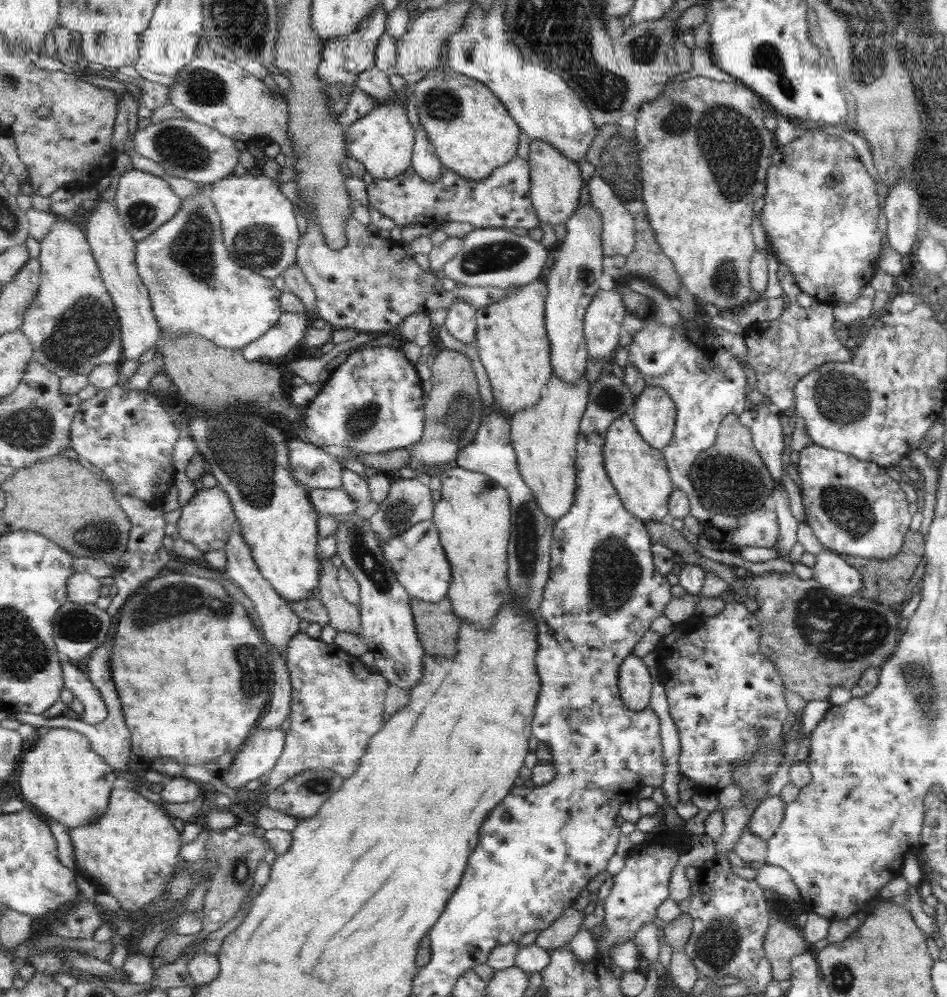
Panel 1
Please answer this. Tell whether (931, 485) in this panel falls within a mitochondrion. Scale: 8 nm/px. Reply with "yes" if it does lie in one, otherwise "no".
no

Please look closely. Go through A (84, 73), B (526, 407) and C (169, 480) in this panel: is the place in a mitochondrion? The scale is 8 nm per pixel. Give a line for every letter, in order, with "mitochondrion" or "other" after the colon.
A: other
B: other
C: other

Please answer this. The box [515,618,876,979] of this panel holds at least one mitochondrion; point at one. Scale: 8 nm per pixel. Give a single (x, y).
(716, 946)

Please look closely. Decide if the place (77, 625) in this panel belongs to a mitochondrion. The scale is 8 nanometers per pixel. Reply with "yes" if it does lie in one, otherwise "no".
yes

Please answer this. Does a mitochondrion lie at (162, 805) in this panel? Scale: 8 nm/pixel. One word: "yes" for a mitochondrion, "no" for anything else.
no

